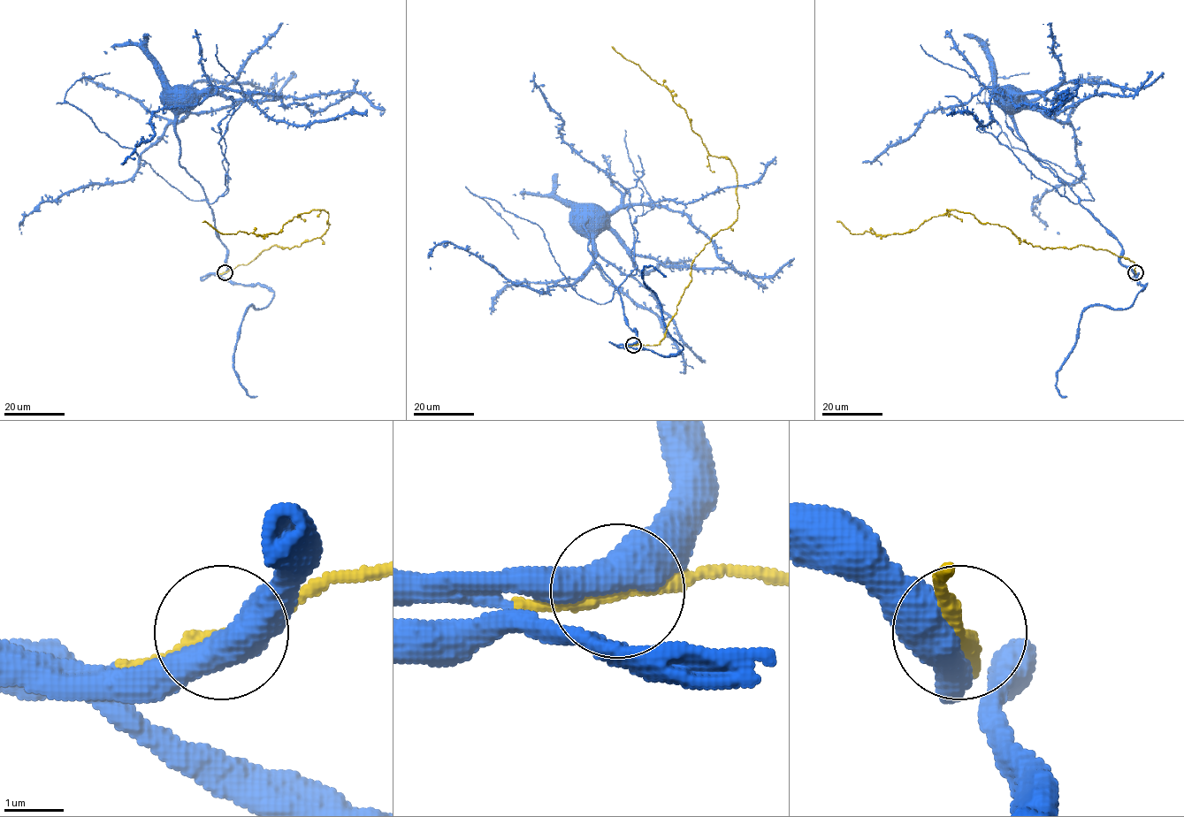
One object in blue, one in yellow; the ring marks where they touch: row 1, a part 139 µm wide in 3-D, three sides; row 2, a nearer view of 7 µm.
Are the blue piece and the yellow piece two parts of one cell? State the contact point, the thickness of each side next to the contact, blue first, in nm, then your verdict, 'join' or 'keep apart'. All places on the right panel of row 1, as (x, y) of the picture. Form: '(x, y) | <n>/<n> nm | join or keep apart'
(1135, 272) | 500/260 nm | join

